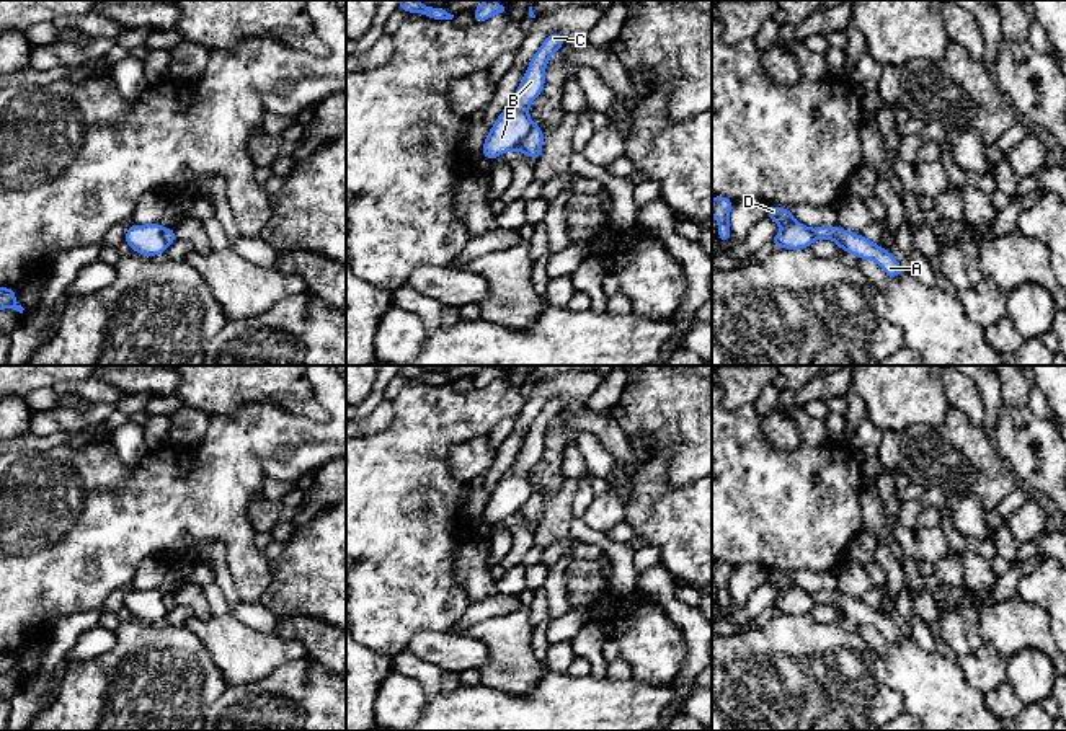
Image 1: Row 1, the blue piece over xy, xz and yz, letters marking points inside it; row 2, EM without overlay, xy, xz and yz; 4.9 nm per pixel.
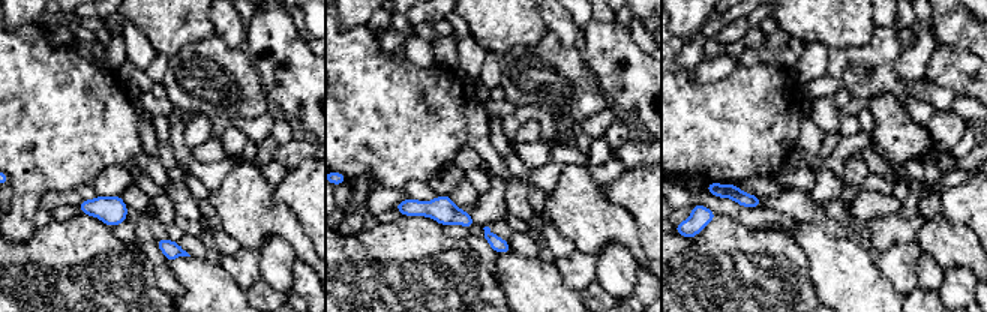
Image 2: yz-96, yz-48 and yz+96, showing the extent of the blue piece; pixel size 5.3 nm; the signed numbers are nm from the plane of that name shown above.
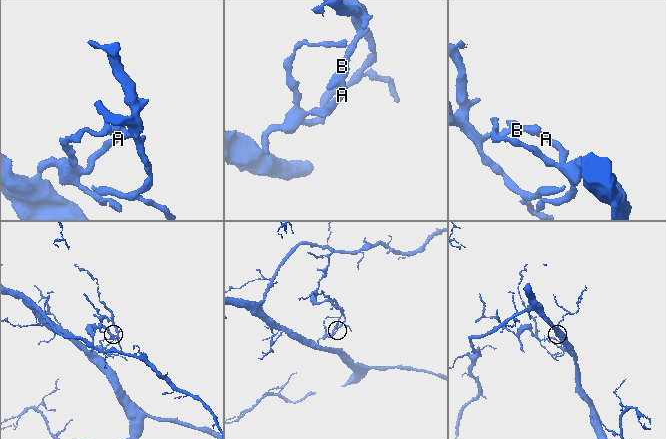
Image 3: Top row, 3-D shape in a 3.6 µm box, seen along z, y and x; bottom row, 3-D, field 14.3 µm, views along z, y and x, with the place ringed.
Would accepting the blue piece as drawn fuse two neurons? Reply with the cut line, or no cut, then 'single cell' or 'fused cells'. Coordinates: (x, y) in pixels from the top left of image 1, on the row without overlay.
cut xz (532, 488), (526, 503), (515, 514); fused cells

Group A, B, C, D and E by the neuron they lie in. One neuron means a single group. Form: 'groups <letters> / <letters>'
groups A D / B C E

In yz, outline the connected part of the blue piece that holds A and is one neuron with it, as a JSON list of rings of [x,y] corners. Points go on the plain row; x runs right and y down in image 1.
[[[837,591],[815,592],[811,597],[821,605],[837,605],[844,612],[844,617],[857,622],[860,627],[873,625],[890,645],[901,641],[904,636],[888,615],[878,612],[877,607],[867,605],[862,599],[855,600],[846,594],[839,594]]]

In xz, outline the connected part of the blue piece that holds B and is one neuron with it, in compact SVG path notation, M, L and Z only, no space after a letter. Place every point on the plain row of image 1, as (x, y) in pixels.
M550 398L539 416L529 426L529 432L519 449L514 463L496 483L488 503L483 507L482 521L496 525L500 521L516 516L531 496L531 468L544 457L545 434L549 424L562 414L565 403L560 398Z

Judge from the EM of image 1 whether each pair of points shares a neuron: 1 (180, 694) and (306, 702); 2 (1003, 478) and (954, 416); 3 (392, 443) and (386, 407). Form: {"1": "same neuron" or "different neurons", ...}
{"1": "different neurons", "2": "same neuron", "3": "different neurons"}

